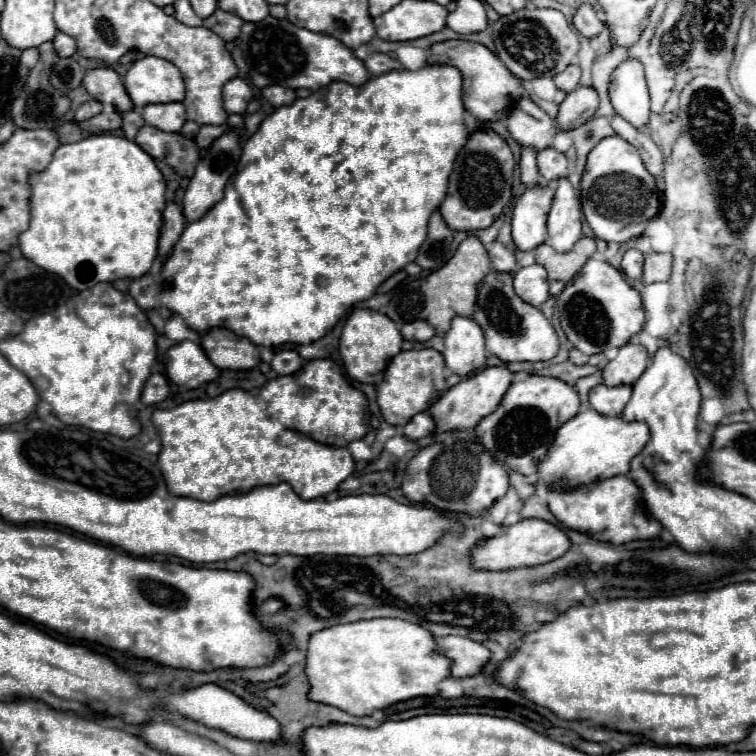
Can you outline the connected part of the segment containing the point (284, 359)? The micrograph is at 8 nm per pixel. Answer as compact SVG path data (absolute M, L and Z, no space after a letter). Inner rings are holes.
M279 349L271 361L271 367L279 375L293 375L303 367L303 359L293 349Z

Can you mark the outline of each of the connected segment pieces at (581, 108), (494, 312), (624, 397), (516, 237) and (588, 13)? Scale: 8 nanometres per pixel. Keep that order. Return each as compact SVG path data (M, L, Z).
M577 87L567 93L565 101L559 105L557 123L561 129L573 129L595 115L599 107L599 97L593 87Z
M491 271L481 281L473 321L477 321L477 325L483 329L489 353L499 357L503 363L549 361L559 351L559 339L553 325L537 307L517 297L517 293L513 291L511 275L501 275L497 271Z
M597 385L589 391L589 405L607 417L617 417L625 403L631 399L631 387L619 385L619 387L605 387Z
M529 187L513 207L513 243L519 251L531 251L547 239L545 219L553 201L551 187Z
M583 3L583 5L577 9L577 13L575 13L575 17L573 17L573 25L575 25L575 29L577 29L583 37L587 37L587 39L599 35L599 33L603 31L603 27L605 27L603 21L601 21L601 17L597 15L597 11L595 11L589 3Z

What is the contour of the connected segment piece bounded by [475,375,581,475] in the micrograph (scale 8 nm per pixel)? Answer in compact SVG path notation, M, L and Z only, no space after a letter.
M529 375L525 381L509 385L499 407L479 421L475 435L485 451L489 451L499 463L517 473L533 475L537 471L537 459L545 457L545 451L553 445L557 427L575 417L579 405L579 395L571 385L553 377Z

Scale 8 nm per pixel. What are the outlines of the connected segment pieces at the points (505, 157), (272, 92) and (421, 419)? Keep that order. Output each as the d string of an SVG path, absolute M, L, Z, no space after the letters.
M491 129L475 131L467 139L465 147L457 155L455 169L449 177L449 191L439 207L445 223L453 231L477 231L487 229L511 201L513 181L513 153L509 145Z
M269 85L261 89L261 95L267 103L271 103L273 107L283 107L285 103L293 103L295 99L295 91L289 87L281 87L281 85Z
M417 413L405 427L403 427L403 435L411 441L419 441L427 435L431 435L435 429L433 417L429 413Z

